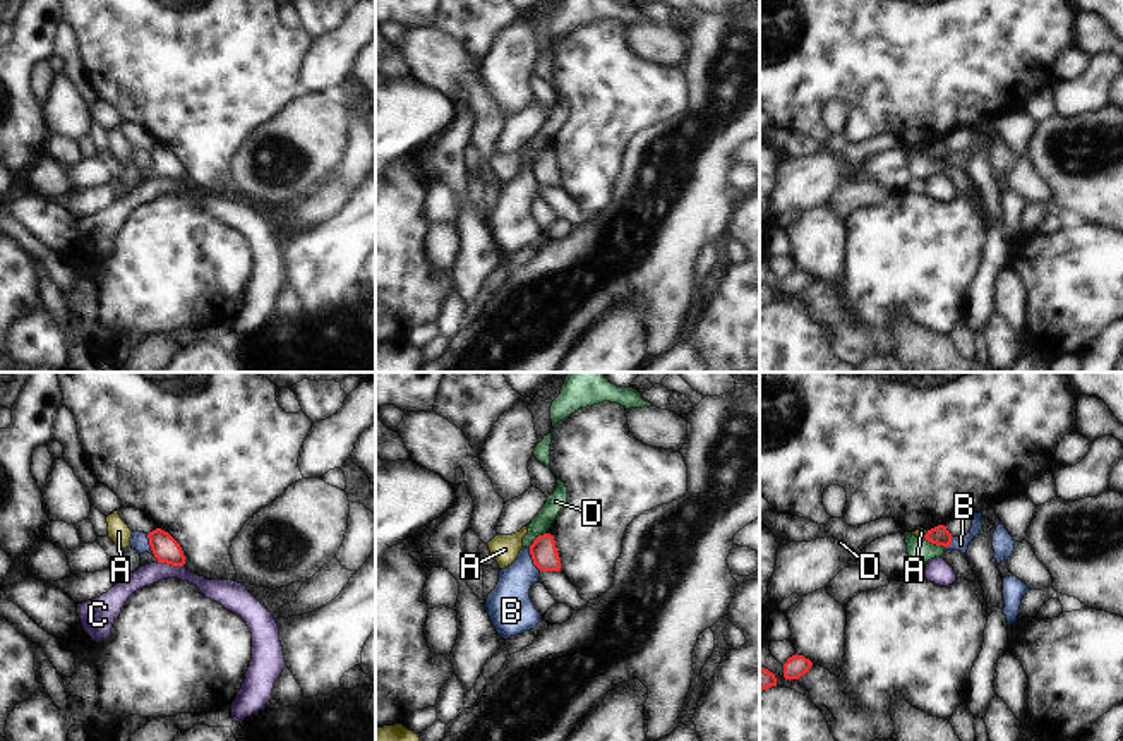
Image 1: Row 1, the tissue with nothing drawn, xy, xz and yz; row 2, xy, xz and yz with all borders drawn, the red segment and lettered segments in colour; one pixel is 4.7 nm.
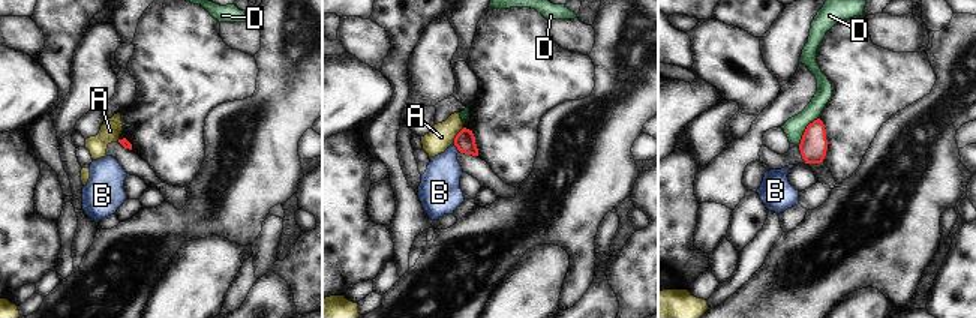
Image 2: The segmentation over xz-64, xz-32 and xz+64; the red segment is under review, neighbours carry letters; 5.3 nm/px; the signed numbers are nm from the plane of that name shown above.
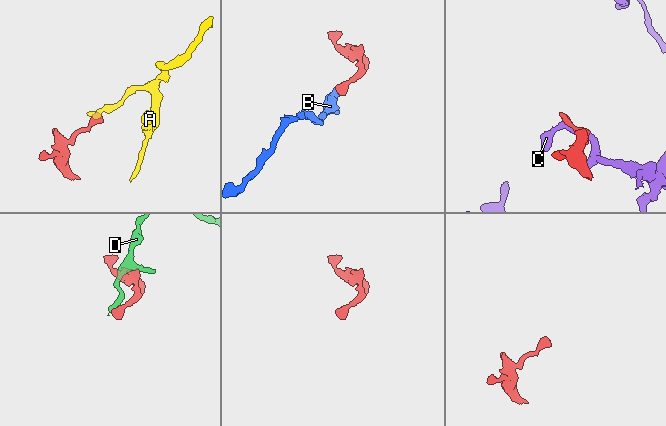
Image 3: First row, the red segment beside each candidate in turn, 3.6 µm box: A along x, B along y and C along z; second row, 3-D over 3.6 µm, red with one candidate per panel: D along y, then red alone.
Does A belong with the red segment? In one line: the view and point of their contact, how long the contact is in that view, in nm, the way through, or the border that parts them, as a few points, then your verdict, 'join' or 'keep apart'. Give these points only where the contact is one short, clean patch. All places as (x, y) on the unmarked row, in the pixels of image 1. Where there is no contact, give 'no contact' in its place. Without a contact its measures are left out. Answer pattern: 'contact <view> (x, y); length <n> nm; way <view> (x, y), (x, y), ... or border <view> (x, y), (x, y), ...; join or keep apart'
contact yz (926, 150); length 40 nm; border yz (928, 146), (923, 151); keep apart

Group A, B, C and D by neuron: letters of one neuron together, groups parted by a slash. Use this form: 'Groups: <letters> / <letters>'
Groups: A / B D / C

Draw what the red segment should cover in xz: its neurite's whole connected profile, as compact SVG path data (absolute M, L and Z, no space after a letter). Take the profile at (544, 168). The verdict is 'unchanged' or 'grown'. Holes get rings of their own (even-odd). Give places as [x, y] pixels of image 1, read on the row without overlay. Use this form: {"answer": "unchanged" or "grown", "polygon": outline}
{"answer": "unchanged", "polygon": "M550 149L538 151L530 161L530 170L533 180L540 187L561 187L561 173L555 163L554 151Z"}

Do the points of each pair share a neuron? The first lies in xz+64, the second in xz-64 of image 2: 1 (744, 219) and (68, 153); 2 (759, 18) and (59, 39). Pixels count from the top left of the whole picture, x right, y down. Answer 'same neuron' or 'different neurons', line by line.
1: different neurons
2: same neuron

